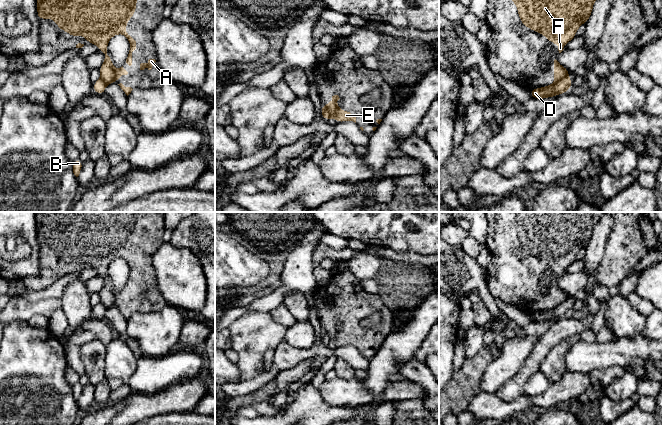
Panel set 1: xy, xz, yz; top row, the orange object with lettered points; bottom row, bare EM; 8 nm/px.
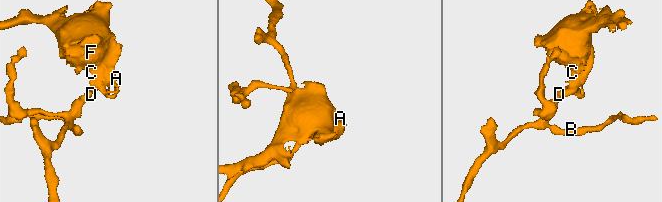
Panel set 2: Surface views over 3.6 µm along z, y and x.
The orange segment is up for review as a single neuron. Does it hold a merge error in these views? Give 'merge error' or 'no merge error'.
merge error

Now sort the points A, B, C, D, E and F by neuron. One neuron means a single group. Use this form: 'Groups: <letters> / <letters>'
Groups: A C E F / B D

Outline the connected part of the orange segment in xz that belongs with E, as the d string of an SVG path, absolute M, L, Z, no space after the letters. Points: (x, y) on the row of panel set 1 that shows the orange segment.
M334 95L332 96L332 101L325 105L329 112L329 117L333 117L337 123L344 121L353 121L356 123L356 116L353 115L351 111L342 111L340 107L337 106L339 99L338 95Z

